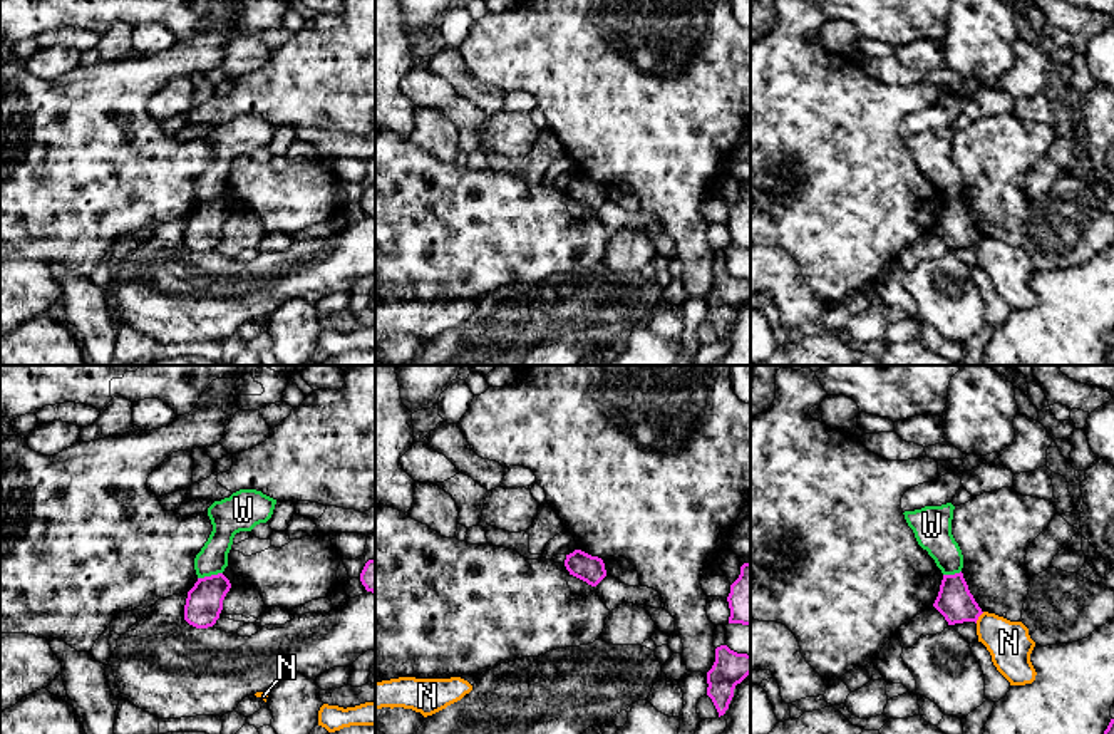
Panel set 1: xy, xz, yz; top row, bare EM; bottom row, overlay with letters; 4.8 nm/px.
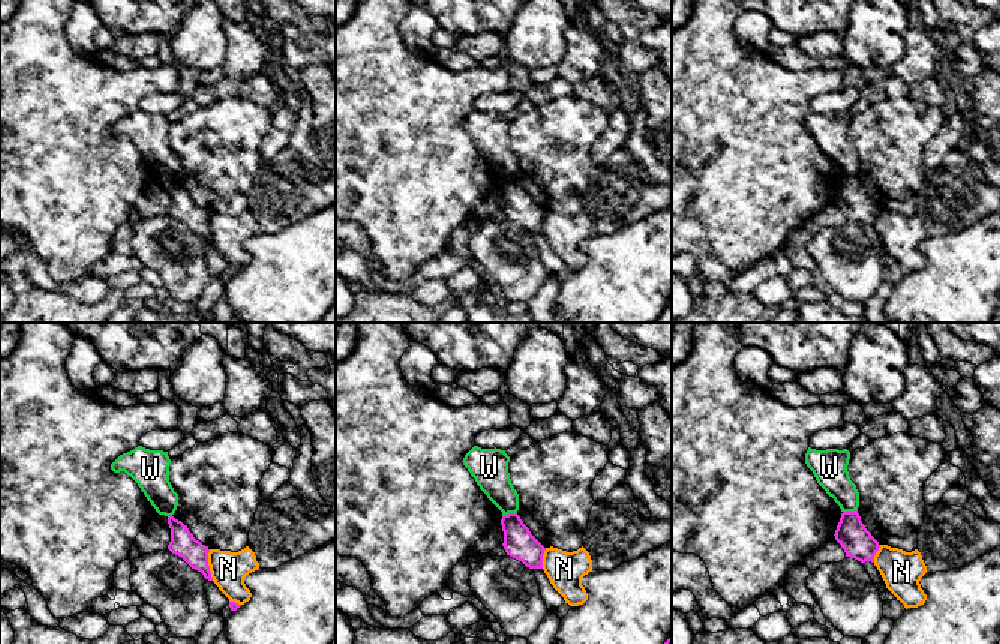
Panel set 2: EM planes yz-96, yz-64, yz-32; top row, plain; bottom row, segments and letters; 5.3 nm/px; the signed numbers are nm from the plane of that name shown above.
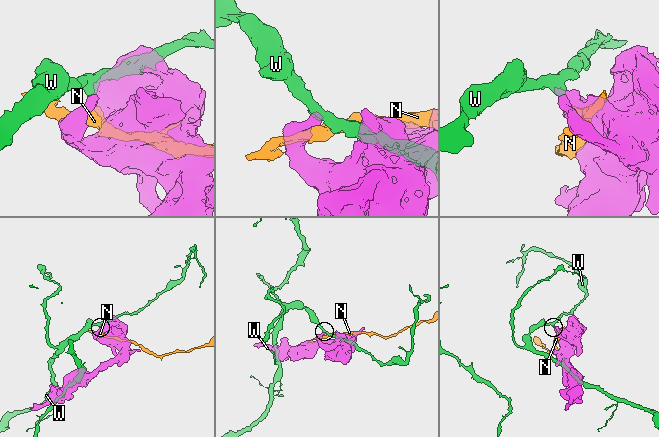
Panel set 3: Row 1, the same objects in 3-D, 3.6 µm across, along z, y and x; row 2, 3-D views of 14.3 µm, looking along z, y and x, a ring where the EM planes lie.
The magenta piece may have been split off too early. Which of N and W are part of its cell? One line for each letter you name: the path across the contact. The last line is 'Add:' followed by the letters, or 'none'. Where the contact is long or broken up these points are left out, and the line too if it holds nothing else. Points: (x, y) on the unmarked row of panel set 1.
Add: none

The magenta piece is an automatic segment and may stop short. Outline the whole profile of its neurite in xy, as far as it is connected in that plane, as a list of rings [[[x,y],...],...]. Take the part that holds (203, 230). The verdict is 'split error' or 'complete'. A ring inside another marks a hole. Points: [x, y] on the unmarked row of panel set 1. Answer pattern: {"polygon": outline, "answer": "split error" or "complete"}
{"polygon": [[[223,198],[198,203],[188,216],[184,245],[196,253],[213,251],[219,243],[230,213],[231,208]]], "answer": "complete"}

